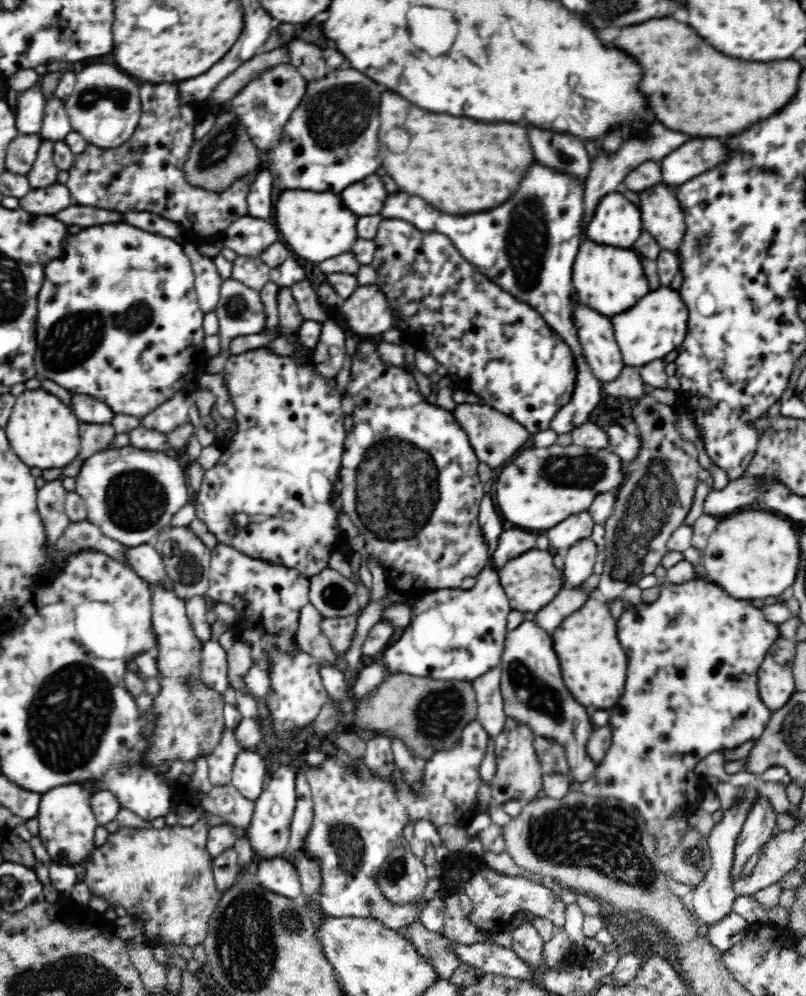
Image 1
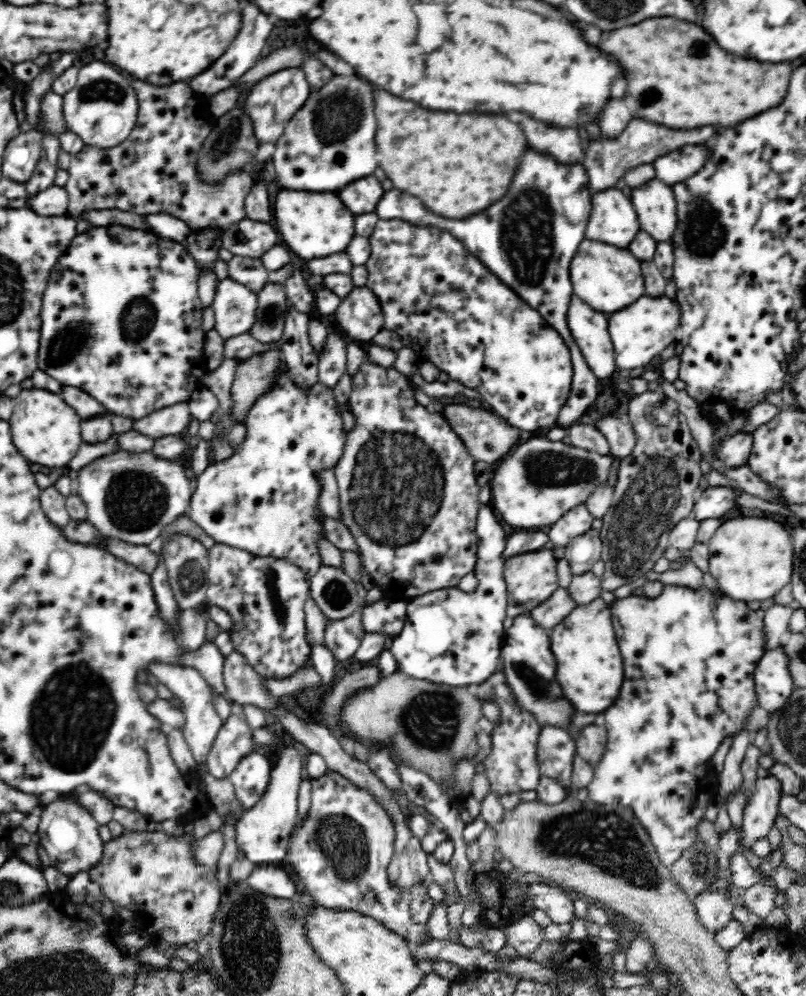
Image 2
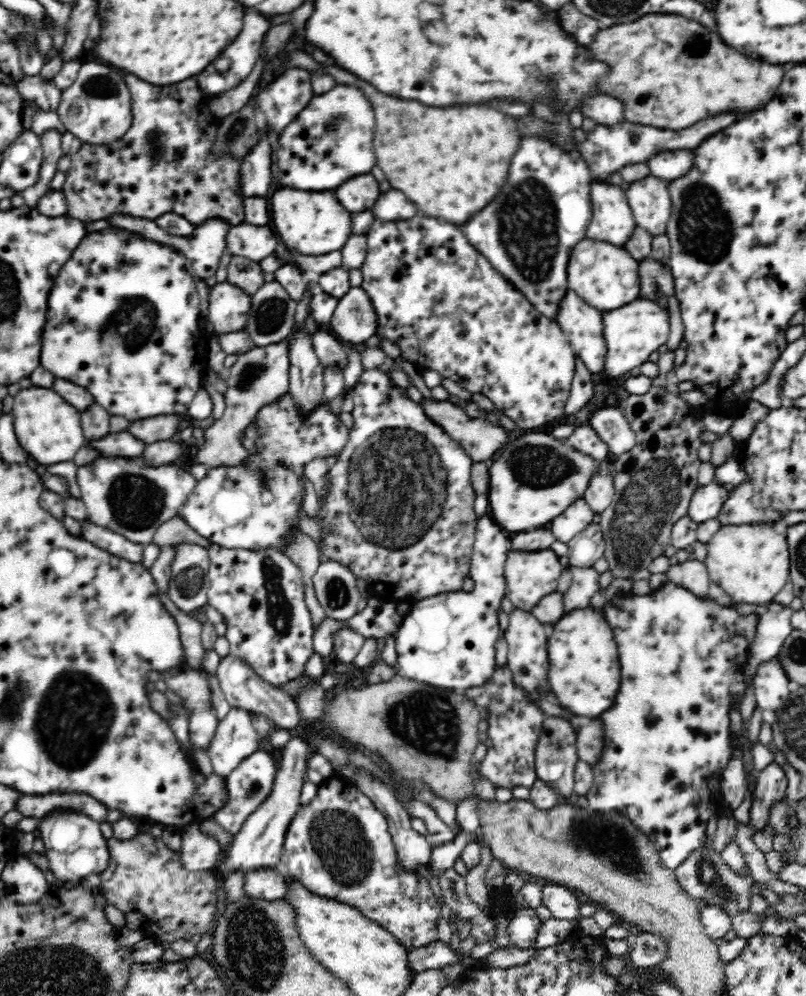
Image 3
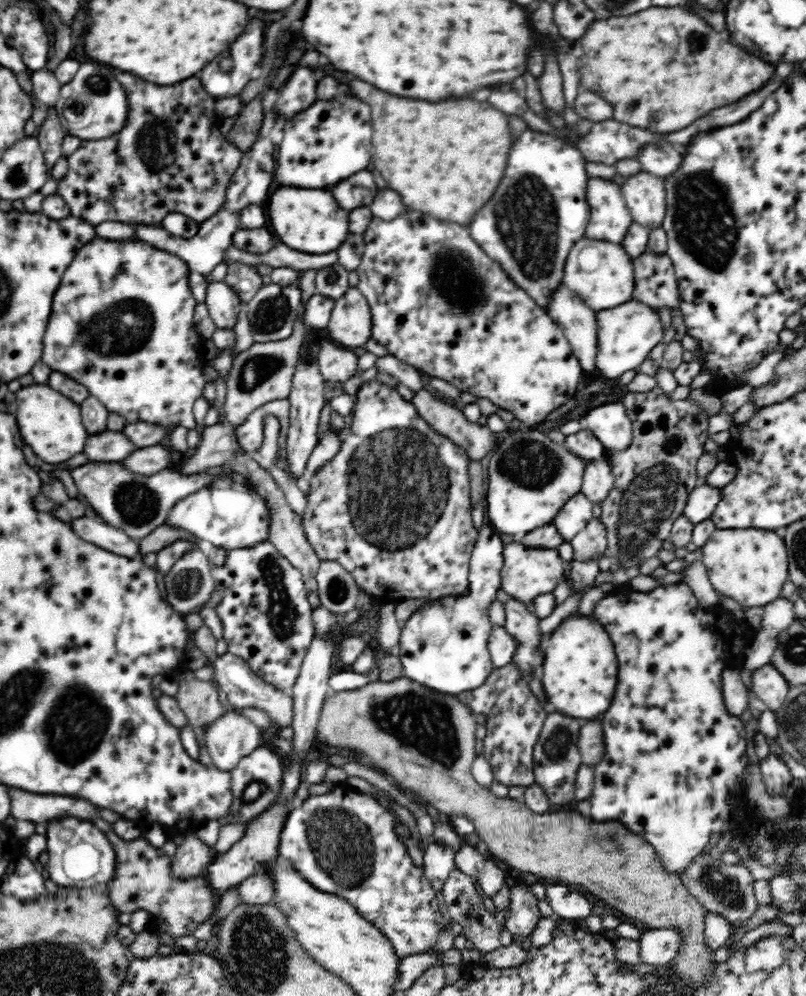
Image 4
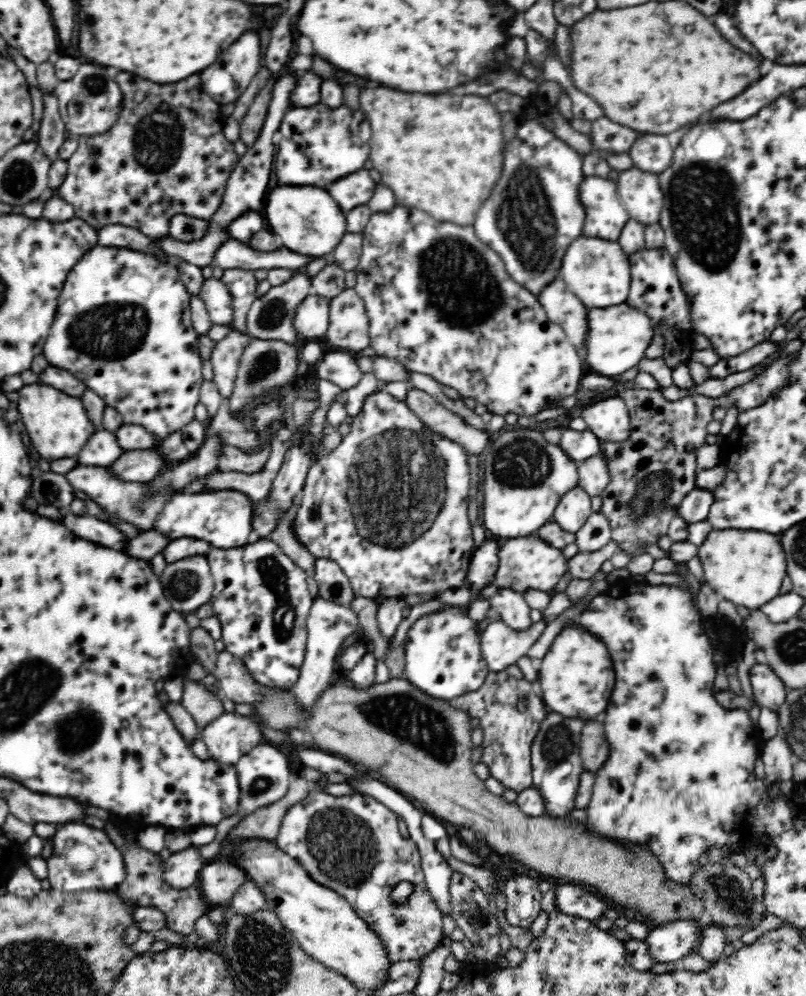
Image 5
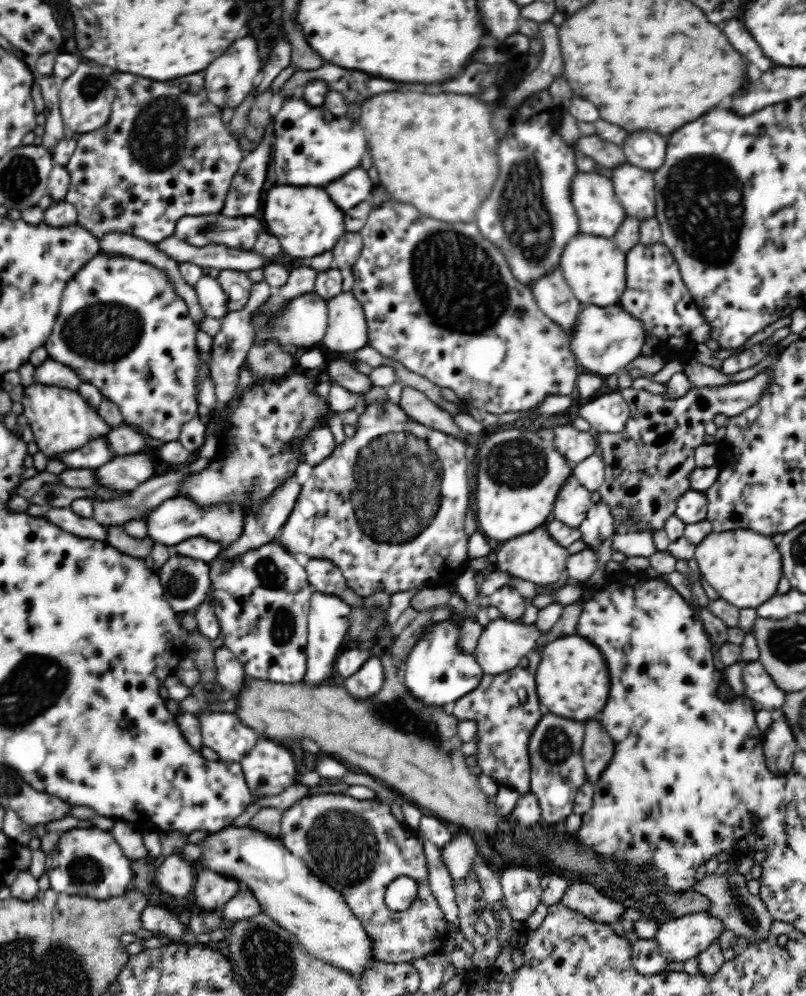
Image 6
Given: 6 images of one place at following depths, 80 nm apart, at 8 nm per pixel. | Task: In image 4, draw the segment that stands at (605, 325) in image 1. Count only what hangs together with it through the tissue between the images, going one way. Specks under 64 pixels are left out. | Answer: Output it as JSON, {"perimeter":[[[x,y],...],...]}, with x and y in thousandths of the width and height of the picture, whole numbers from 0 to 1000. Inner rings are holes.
{"perimeter":[[[700,285],[682,301],[680,316],[700,333],[725,372],[739,372],[742,355],[741,315]]]}

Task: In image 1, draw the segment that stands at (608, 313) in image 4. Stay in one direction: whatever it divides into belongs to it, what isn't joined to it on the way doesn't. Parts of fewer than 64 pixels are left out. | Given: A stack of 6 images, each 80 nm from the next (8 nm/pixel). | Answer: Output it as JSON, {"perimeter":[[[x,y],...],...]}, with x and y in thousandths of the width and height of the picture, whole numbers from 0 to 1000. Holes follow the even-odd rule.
{"perimeter":[[[829,287],[801,295],[799,301],[794,301],[779,313],[758,318],[773,364],[779,367],[800,366],[810,361],[824,359],[835,351],[841,351],[854,333],[855,315],[844,293]]]}

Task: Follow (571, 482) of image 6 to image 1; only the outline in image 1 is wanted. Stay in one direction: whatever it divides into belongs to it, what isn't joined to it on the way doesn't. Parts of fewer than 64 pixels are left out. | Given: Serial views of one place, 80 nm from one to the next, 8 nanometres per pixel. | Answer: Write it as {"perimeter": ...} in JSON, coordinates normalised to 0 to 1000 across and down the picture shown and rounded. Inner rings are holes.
{"perimeter":[[[725,513],[707,517],[675,535],[687,551],[702,554],[718,542],[731,540],[737,526],[731,513]]]}

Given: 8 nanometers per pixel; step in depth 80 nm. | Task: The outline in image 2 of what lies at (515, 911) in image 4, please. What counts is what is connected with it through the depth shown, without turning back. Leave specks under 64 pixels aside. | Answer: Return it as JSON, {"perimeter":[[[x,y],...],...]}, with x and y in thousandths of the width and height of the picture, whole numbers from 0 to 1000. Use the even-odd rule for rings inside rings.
{"perimeter":[[[651,919],[641,926],[625,932],[629,938],[629,946],[643,960],[656,960],[672,948],[675,948],[675,934],[663,925],[658,919]]]}

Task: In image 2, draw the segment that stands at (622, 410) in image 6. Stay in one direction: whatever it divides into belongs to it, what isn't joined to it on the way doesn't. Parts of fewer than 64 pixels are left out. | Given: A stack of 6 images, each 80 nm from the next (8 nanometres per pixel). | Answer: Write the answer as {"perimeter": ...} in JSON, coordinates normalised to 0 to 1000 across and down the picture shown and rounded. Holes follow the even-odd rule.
{"perimeter":[[[752,418],[739,428],[756,444],[756,455],[773,461],[784,456],[789,446],[785,429],[772,424],[772,419]]]}

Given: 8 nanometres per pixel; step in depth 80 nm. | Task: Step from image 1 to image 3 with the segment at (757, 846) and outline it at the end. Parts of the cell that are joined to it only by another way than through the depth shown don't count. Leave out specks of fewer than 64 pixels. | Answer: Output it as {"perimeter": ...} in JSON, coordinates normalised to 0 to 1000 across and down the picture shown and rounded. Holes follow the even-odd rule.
{"perimeter":[[[958,765],[940,777],[931,812],[931,837],[950,833],[950,829],[955,829],[957,812],[960,807],[974,803],[975,791],[975,779],[965,767]]]}

